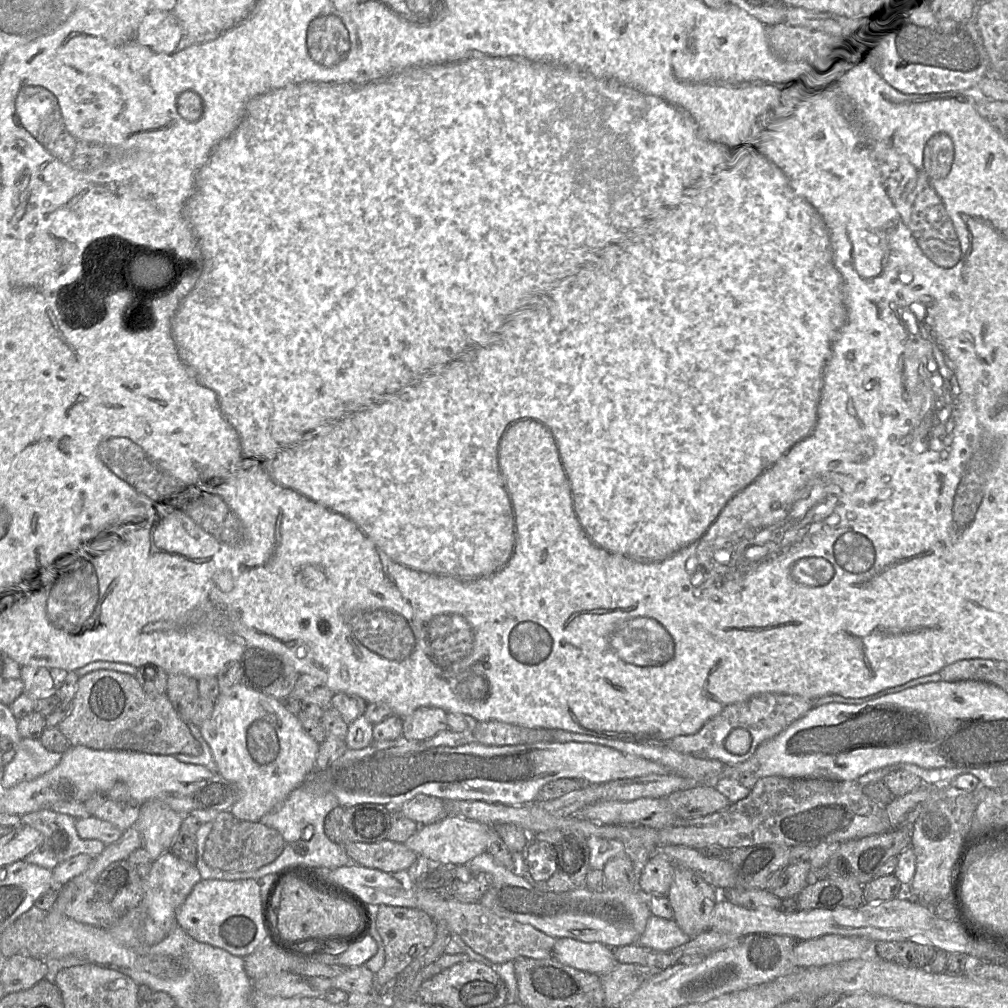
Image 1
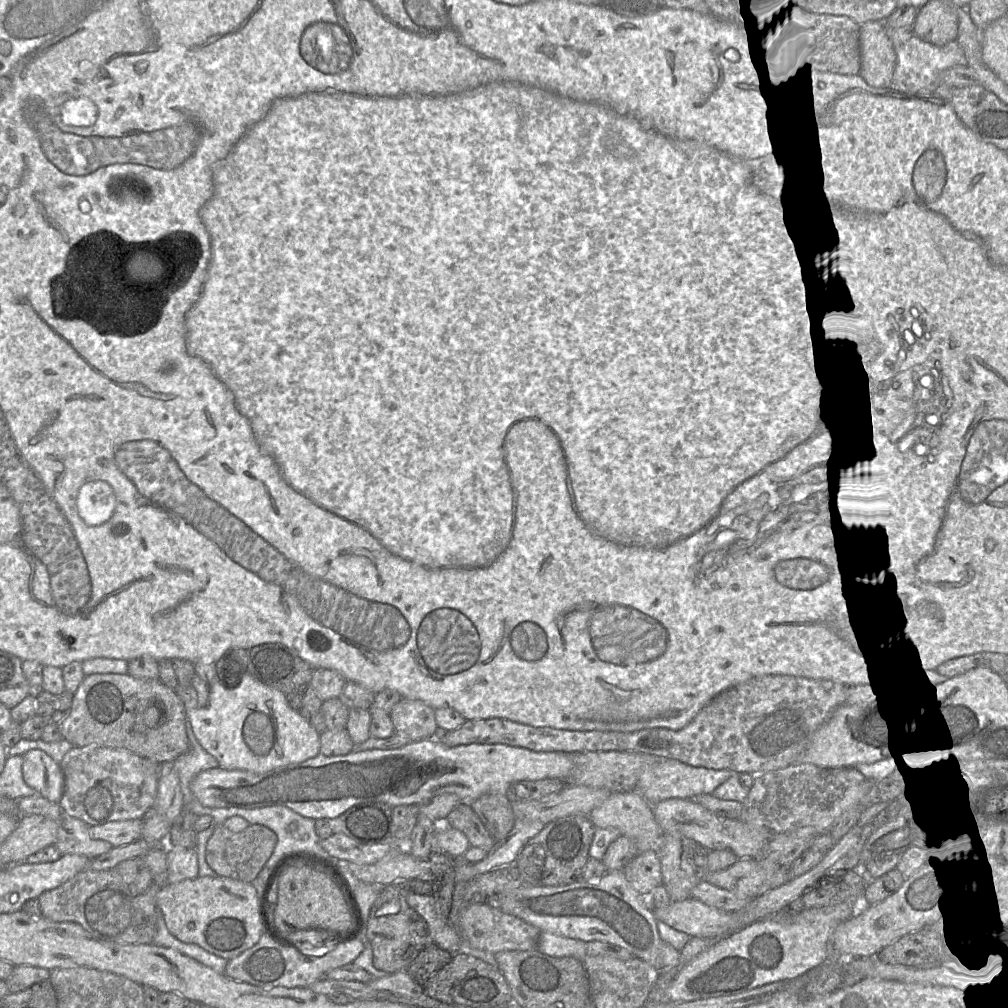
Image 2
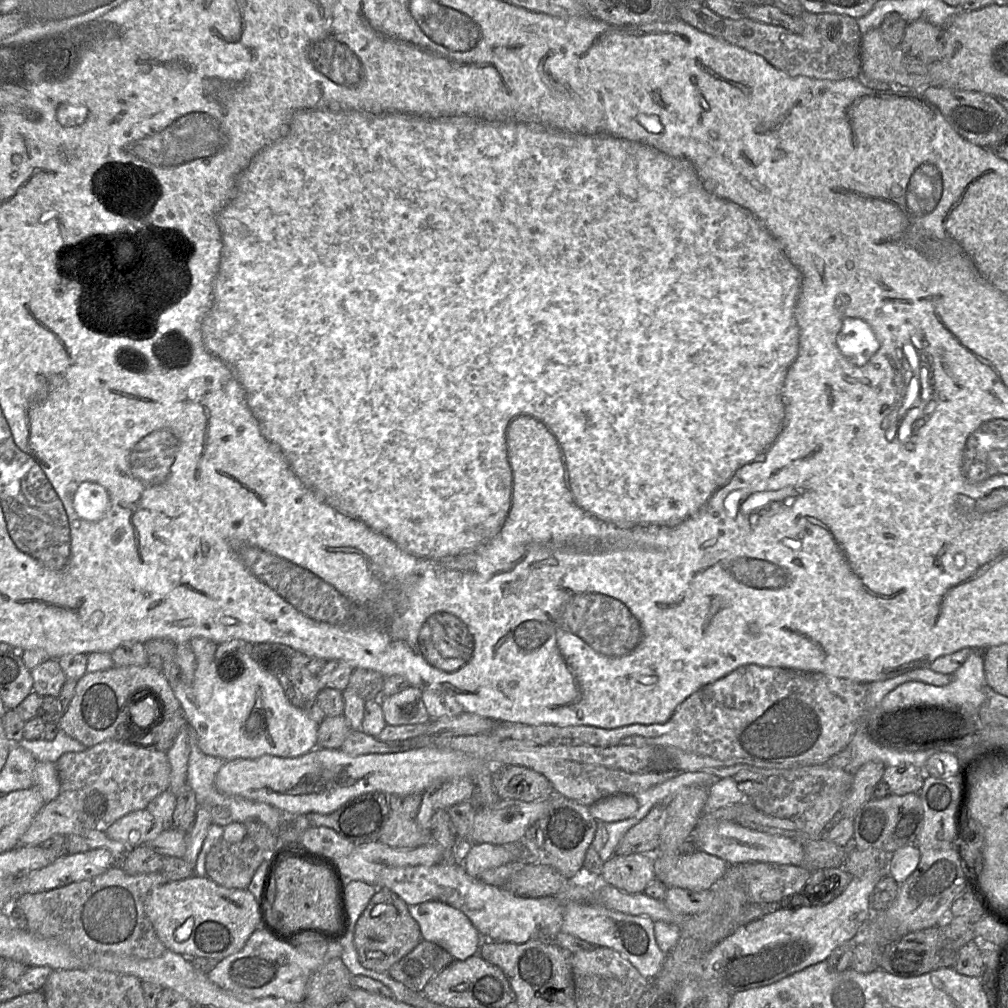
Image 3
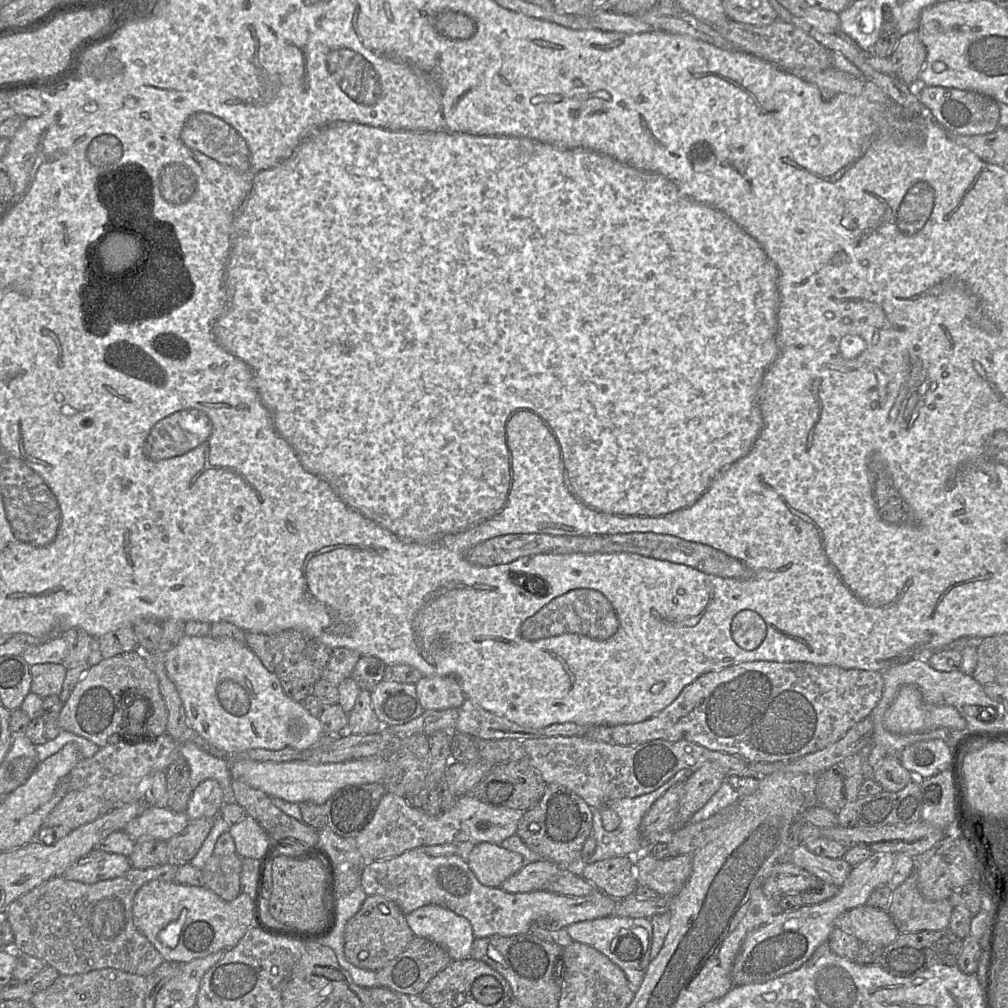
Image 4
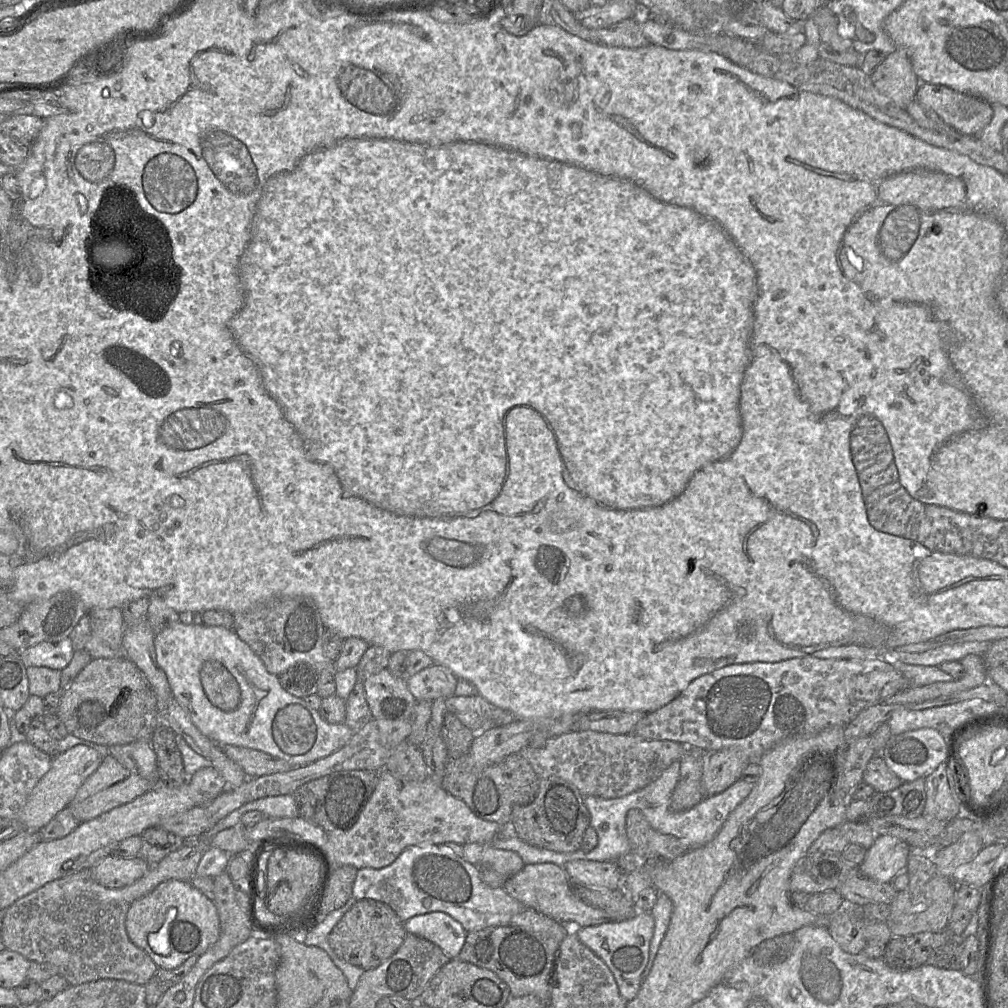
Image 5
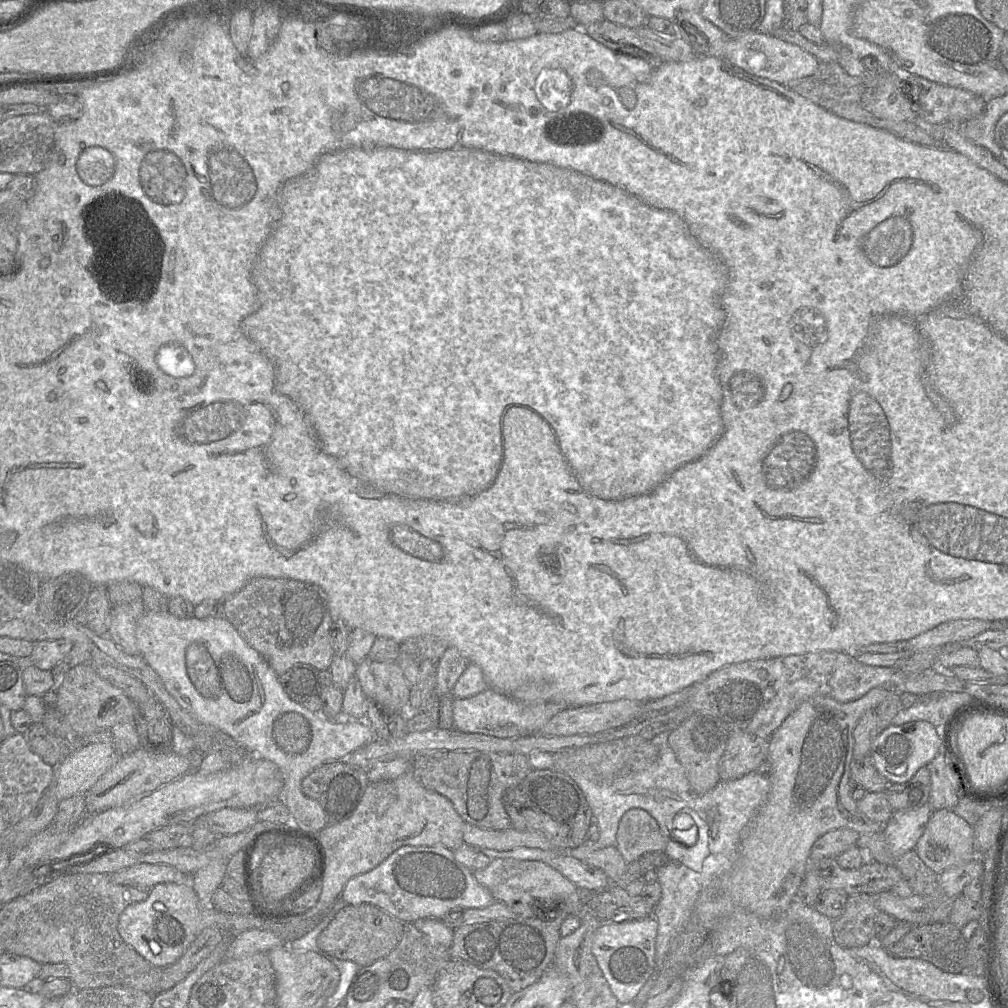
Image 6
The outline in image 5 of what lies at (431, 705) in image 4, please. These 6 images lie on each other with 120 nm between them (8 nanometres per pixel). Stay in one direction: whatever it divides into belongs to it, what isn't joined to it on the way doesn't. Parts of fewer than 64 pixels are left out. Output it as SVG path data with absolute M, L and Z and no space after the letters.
M433 664L413 675L408 688L417 701L431 701L455 696L458 678L445 666Z

